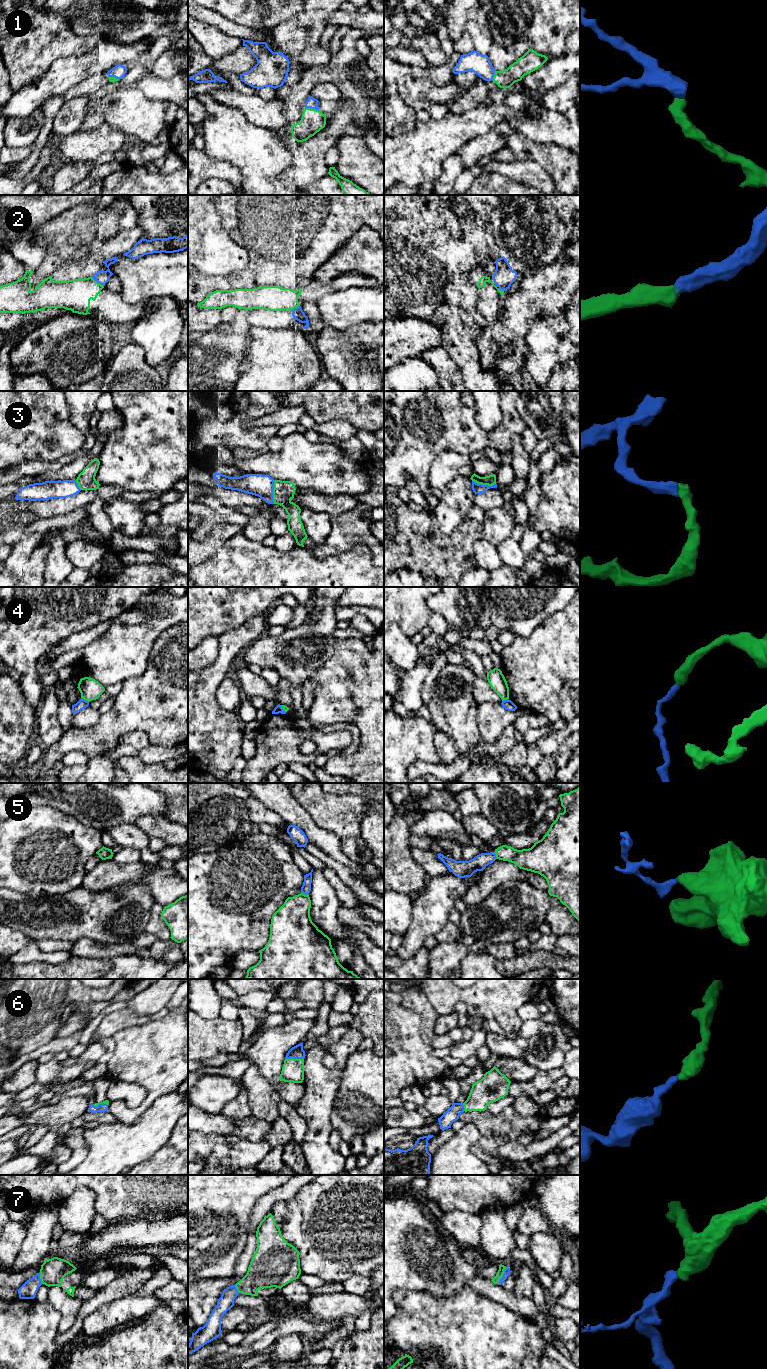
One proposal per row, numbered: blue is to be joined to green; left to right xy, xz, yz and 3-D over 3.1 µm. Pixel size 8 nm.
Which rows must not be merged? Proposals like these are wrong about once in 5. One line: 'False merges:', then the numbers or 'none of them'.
False merges: 2, 3, 4, 5

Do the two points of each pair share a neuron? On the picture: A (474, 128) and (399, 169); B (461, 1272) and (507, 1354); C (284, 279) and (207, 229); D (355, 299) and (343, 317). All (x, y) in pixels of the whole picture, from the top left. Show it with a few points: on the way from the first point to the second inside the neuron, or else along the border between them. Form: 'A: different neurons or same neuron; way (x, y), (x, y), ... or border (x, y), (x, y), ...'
A: same neuron; way (455, 130), (444, 137), (430, 142), (418, 154)
B: different neurons; border (467, 1284), (458, 1292), (447, 1297)
C: different neurons; border (231, 240), (248, 255), (248, 265), (233, 273)
D: same neuron; way (353, 303), (343, 313)

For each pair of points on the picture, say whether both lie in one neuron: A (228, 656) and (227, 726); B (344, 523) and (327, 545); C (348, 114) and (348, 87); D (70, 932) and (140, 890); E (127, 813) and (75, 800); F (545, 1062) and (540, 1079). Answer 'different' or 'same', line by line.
A: same
B: same
C: different
D: same
E: same
F: different

